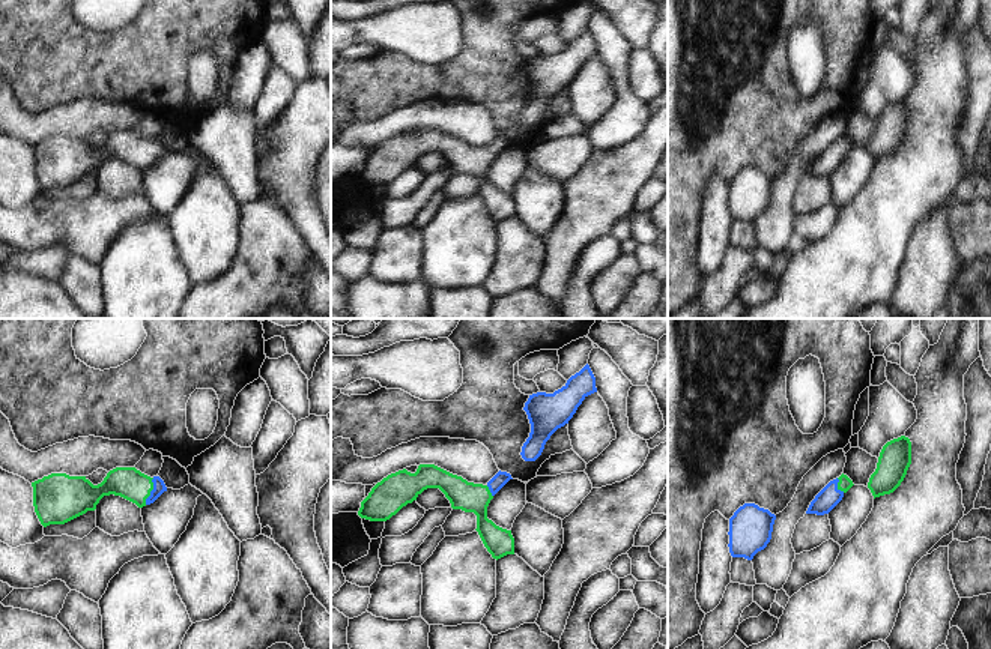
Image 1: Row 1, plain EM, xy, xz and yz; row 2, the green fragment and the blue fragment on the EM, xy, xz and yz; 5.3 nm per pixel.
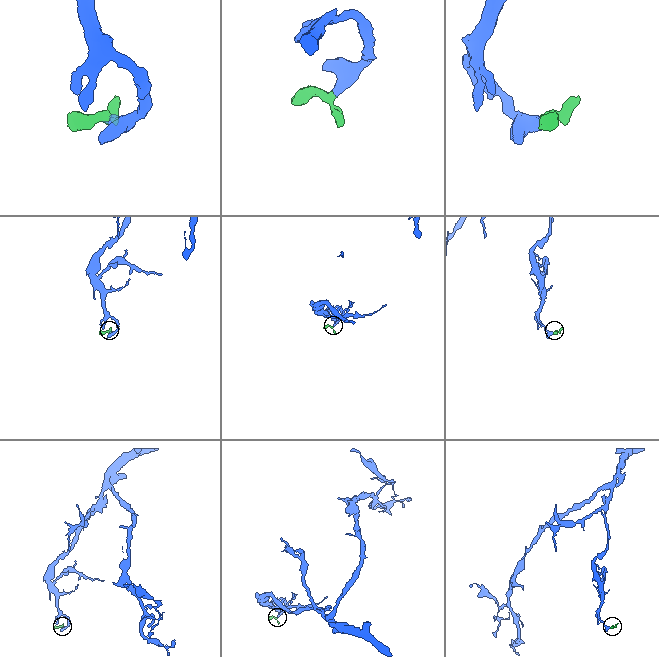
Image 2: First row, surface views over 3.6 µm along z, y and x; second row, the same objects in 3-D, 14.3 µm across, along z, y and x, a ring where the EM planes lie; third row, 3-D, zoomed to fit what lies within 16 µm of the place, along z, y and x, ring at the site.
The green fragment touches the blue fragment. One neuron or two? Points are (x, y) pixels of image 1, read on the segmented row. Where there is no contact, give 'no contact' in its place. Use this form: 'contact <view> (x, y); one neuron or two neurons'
contact xy (151, 490); one neuron

